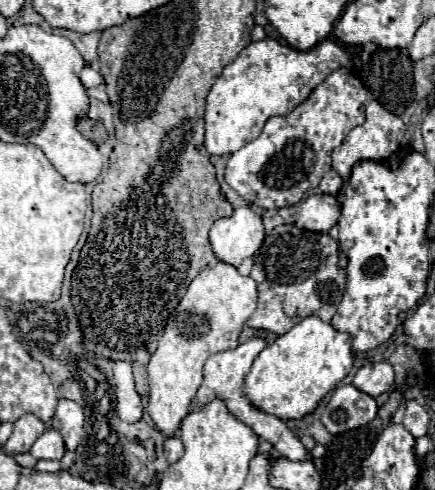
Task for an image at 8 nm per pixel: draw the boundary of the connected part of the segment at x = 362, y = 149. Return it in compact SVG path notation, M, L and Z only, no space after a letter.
M372 100L366 106L366 122L358 128L354 128L344 142L332 152L332 168L346 180L350 178L350 170L360 160L386 160L390 154L394 154L404 140L406 124L392 112L388 112L378 100Z

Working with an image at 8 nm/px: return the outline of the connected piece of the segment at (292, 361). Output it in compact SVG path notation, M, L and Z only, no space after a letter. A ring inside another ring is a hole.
M308 316L256 356L244 378L242 392L254 408L266 414L278 416L280 420L302 418L350 372L352 360L350 336L334 330L330 322L322 322L318 316Z

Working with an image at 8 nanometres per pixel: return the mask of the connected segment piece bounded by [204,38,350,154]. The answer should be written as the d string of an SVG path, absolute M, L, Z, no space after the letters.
M272 38L250 42L238 58L222 70L208 92L204 114L206 150L210 154L232 154L240 150L260 134L268 116L284 116L292 112L296 104L308 98L316 84L324 82L332 70L348 66L348 62L348 54L332 40L322 40L304 52L284 46Z

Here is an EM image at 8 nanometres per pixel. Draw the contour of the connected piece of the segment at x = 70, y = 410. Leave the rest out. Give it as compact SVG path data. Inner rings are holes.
M60 400L56 414L52 418L52 428L56 428L60 434L64 434L66 450L76 450L76 446L82 442L84 436L84 412L82 408L72 400Z

